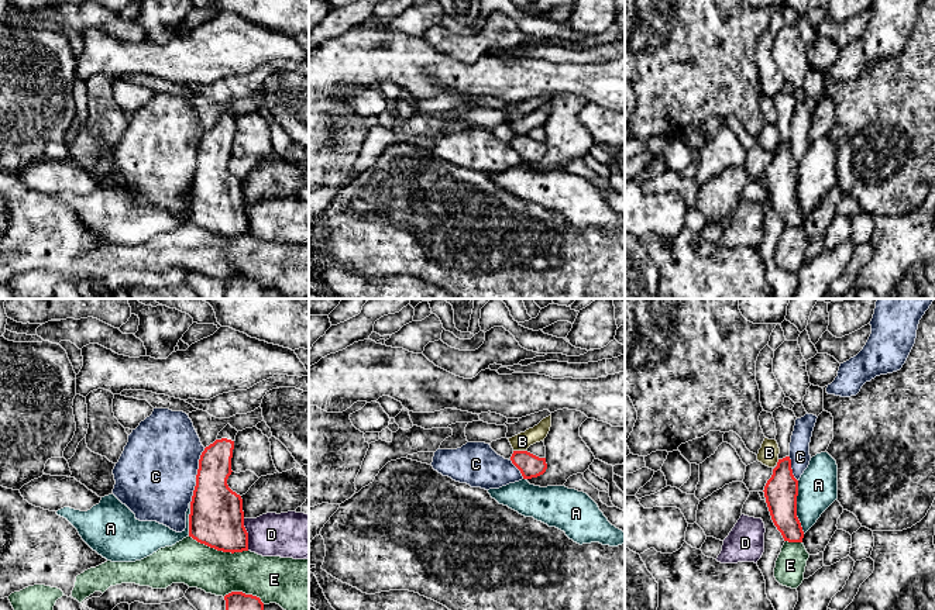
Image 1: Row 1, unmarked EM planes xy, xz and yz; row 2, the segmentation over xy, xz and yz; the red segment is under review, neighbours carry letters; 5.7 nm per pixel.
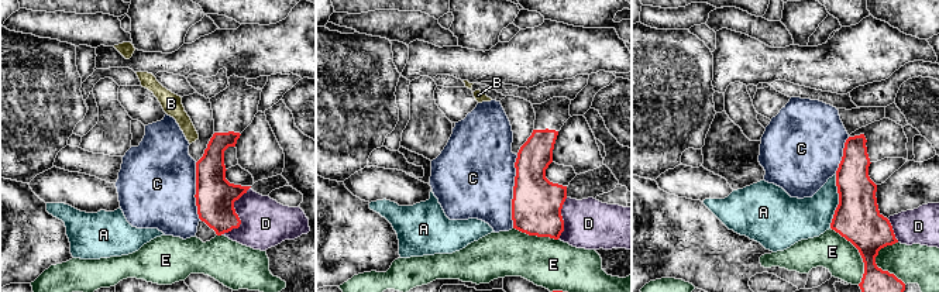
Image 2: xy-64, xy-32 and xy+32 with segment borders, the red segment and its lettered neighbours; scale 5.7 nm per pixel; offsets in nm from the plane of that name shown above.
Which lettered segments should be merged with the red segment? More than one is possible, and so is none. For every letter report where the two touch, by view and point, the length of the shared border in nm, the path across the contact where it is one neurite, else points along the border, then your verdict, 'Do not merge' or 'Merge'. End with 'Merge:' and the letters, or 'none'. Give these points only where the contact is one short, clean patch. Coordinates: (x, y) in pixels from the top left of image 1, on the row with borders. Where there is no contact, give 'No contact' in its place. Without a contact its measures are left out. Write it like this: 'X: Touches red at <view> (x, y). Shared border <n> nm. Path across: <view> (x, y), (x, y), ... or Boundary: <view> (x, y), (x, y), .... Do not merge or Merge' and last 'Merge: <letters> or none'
A: Touches red at yz (796, 507). Shared border 300 nm. Boundary: yz (797, 481), (797, 519), (804, 533). Do not merge
B: Touches red at xz (519, 451). Shared border 70 nm. Boundary: xz (514, 450), (525, 451). Do not merge
C: Touches red at xy (196, 475). Shared border 320 nm. Do not merge
D: Touches red at xy (247, 534). Shared border 190 nm. Do not merge
E: Touches red at xy (217, 550). Shared border 360 nm. Do not merge
Merge: none

